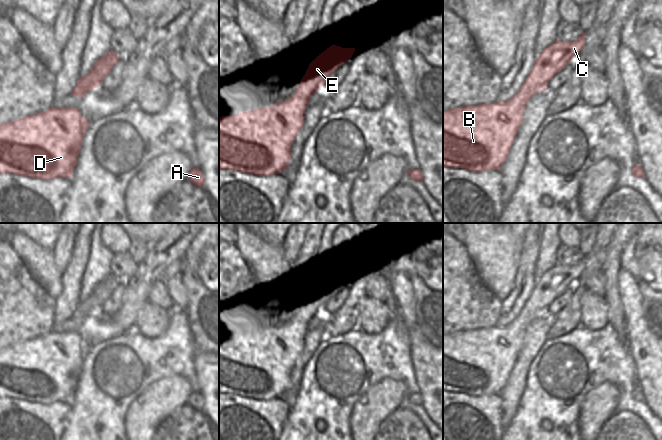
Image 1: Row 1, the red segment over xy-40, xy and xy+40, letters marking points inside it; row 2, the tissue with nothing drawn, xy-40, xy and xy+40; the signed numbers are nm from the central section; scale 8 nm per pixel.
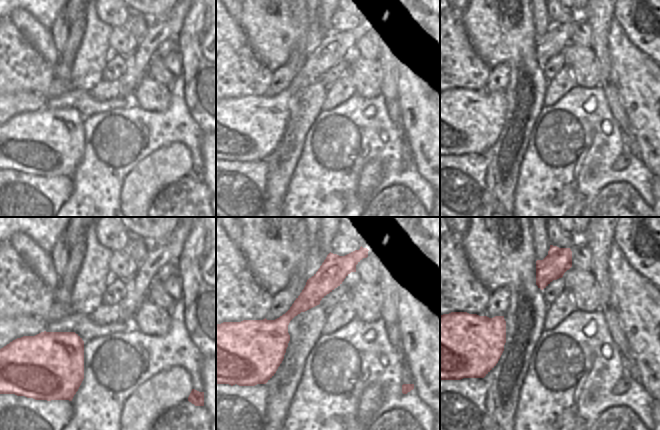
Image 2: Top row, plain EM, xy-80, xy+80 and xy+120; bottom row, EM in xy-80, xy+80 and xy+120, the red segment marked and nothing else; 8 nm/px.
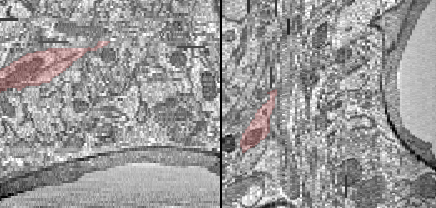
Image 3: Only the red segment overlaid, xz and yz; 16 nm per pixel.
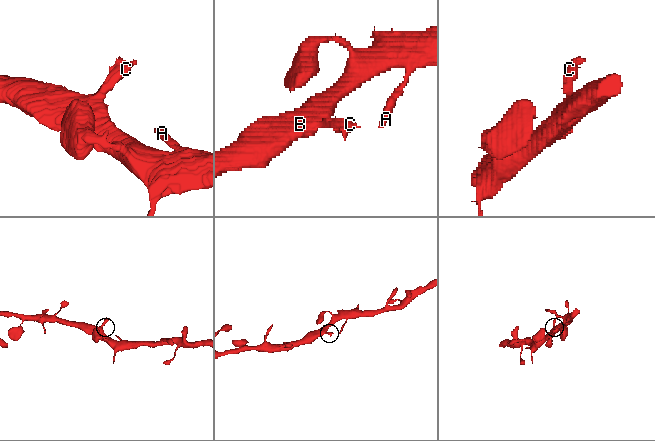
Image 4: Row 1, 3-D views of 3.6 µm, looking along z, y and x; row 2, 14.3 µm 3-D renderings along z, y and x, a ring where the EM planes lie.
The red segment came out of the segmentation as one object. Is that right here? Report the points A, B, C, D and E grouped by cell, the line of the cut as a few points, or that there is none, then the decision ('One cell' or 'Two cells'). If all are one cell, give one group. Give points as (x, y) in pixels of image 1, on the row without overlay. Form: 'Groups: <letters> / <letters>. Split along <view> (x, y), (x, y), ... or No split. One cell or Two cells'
Groups: A B C D E. No split. One cell.

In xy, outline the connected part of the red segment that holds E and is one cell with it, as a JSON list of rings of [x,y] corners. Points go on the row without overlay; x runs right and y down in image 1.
[[[332,269],[310,288],[295,317],[284,326],[258,332],[232,340],[219,342],[219,393],[236,394],[254,400],[281,398],[289,389],[291,369],[303,351],[305,333],[309,323],[326,307],[327,303],[352,281],[355,272]]]

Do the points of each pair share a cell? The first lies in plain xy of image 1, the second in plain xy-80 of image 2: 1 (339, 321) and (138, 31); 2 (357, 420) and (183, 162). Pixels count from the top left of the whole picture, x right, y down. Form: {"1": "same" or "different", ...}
{"1": "different", "2": "same"}

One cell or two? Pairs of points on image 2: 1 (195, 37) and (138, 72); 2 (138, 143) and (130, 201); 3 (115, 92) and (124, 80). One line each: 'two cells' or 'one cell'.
1: two cells
2: two cells
3: two cells

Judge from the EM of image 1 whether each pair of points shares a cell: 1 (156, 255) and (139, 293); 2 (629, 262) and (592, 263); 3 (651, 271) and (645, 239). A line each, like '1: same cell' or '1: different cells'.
1: same cell
2: different cells
3: same cell

